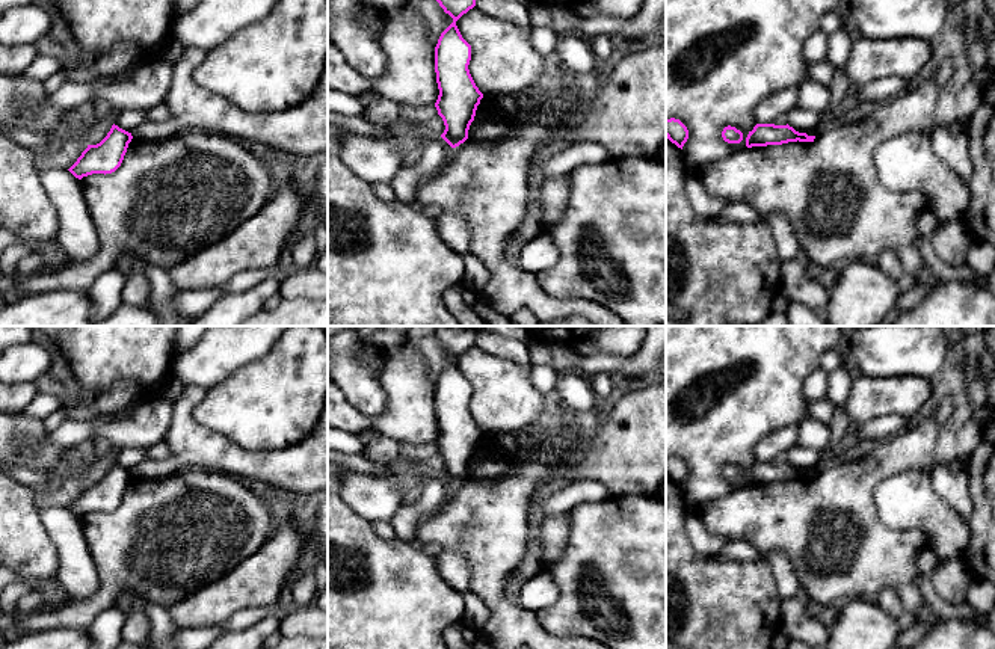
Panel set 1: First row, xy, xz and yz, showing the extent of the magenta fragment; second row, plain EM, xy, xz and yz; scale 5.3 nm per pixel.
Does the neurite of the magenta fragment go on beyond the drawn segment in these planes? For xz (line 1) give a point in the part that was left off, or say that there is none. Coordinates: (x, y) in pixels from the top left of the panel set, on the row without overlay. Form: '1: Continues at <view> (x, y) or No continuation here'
1: No continuation here

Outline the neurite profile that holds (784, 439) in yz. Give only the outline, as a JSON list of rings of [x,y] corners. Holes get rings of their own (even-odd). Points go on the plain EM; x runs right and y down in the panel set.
[[[787,426],[761,438],[753,448],[753,454],[758,462],[773,462],[779,453],[790,451],[797,444],[797,426]]]

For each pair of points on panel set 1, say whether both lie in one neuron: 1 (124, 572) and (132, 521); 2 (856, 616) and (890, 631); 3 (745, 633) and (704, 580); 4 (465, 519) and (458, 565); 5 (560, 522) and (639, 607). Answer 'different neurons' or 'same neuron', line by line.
1: same neuron
2: same neuron
3: same neuron
4: different neurons
5: different neurons

